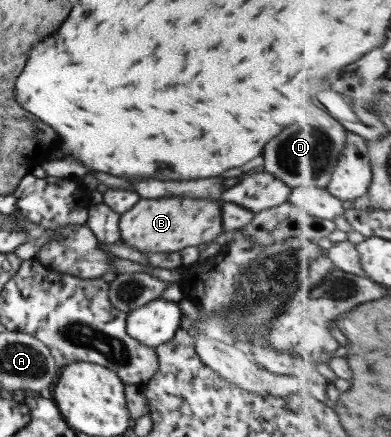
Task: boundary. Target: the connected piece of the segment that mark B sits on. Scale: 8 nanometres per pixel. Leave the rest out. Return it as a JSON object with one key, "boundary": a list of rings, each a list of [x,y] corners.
{"boundary":[[[188,198],[138,200],[128,212],[119,215],[118,228],[119,239],[124,245],[140,253],[178,253],[184,246],[210,242],[222,232],[218,204],[212,200]]]}

